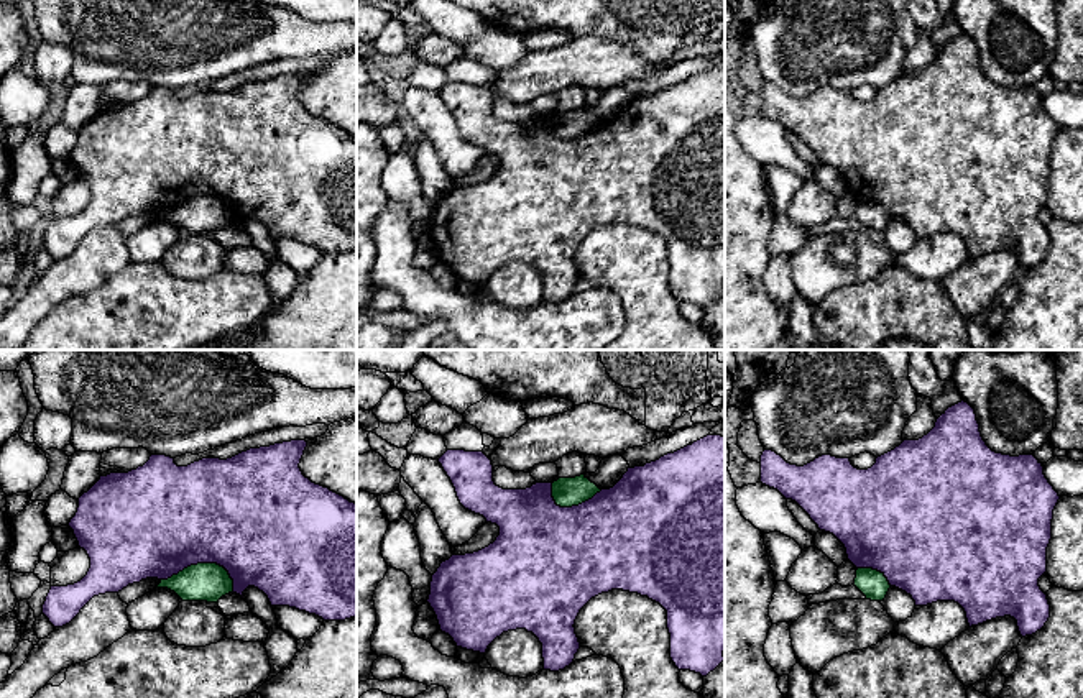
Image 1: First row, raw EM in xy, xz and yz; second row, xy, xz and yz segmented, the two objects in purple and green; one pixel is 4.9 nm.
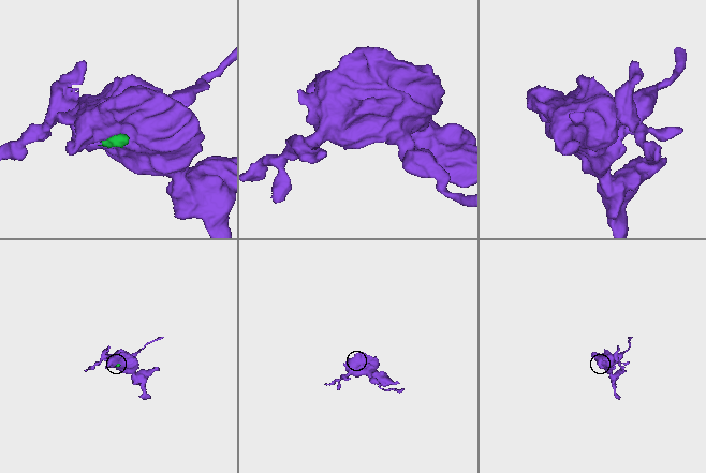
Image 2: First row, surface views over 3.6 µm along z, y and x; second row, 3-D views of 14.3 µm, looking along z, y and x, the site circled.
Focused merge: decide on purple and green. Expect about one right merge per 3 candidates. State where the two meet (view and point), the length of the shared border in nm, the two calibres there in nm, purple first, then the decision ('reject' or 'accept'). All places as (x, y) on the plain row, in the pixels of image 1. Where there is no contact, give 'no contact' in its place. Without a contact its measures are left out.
meets purple in xy at (204, 194); contact 360 nm long; 500 nm thick on the purple side, 190 nm on the other; reject

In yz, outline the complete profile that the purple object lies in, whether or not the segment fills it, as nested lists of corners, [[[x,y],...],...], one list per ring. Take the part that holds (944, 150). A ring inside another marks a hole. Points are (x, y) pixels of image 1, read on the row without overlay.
[[[968,34],[948,39],[927,67],[904,72],[878,89],[868,102],[855,100],[850,90],[832,87],[797,99],[772,82],[764,82],[759,95],[763,117],[795,133],[820,163],[833,166],[845,177],[848,192],[856,200],[881,204],[891,218],[910,227],[915,238],[955,233],[965,241],[970,259],[1011,248],[1022,269],[1035,266],[1048,253],[1050,236],[1039,210],[1047,204],[1047,179],[1060,128],[1034,87],[1002,87],[986,77]]]

